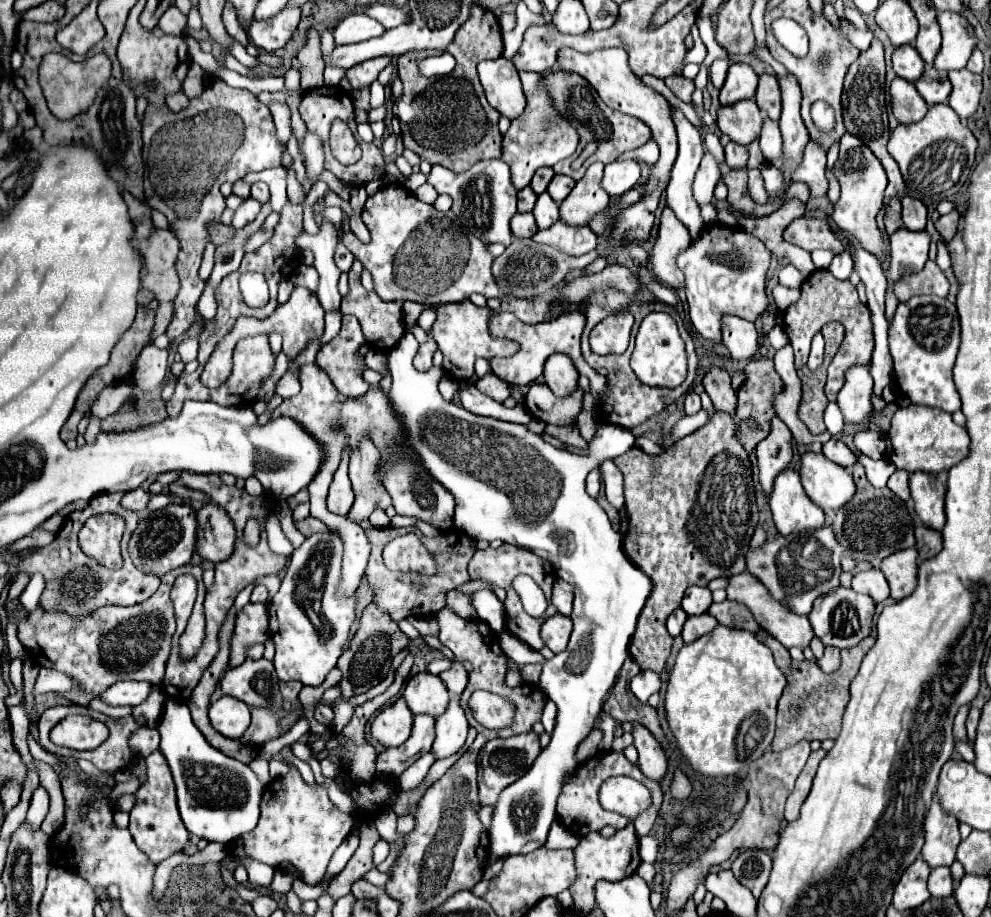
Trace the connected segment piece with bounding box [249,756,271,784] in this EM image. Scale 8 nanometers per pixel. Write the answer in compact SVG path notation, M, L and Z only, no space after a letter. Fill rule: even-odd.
M256 757L249 764L250 768L257 774L259 780L263 780L265 784L271 782L271 776L269 773L269 762L261 757Z

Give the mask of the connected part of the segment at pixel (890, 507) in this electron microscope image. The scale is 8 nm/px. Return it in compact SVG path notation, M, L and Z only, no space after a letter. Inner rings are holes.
M853 464L853 478L857 484L855 496L849 500L849 504L843 506L845 522L843 522L843 536L849 542L851 556L855 560L867 560L873 566L879 566L881 560L891 556L893 552L913 548L915 536L913 536L913 520L907 512L907 504L901 502L889 488L873 488L869 480L865 480L865 470L861 464Z

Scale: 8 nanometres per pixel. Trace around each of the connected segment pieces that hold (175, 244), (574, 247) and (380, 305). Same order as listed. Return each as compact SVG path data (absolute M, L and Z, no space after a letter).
M157 230L149 240L135 240L133 242L135 248L143 254L143 260L145 260L145 266L143 266L143 278L141 278L141 284L143 288L151 290L155 294L155 298L159 300L159 310L155 314L155 336L159 336L161 332L167 330L171 318L173 318L173 300L179 292L179 276L177 276L177 254L181 250L179 246L179 240L173 236L173 232L167 232L167 230Z
M557 220L547 230L539 230L533 236L533 240L541 244L553 244L555 248L571 256L587 254L597 244L597 236L591 232L589 226L573 226L573 224L565 224L563 220Z
M355 260L353 266L351 266L351 270L349 270L349 294L341 302L341 312L357 316L357 320L361 322L365 340L369 342L371 348L375 348L379 352L391 352L393 346L399 342L399 338L405 332L401 304L397 304L396 301L385 302L379 296L369 296L369 292L363 288L363 284L359 280L361 272L363 272L363 266L361 266L359 260Z

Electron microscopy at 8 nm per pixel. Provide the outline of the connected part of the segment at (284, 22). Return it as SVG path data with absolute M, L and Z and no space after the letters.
M285 6L277 16L271 16L269 20L251 20L247 26L251 42L265 50L275 52L287 44L291 34L295 32L301 18L299 6Z

